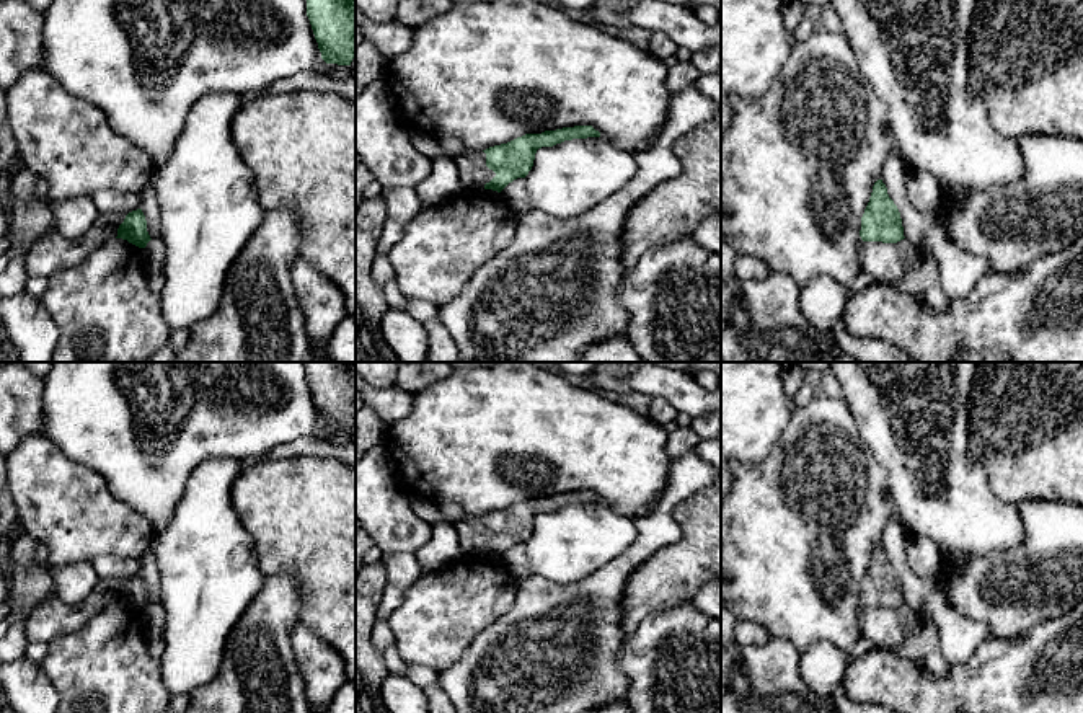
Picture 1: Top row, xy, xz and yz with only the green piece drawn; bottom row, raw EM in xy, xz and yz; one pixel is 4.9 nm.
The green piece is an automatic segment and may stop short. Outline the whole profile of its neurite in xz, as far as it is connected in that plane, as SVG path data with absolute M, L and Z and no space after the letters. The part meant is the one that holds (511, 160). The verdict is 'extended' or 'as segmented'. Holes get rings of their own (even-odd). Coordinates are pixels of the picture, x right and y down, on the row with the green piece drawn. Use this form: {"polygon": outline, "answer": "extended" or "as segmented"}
{"polygon": "M574 126L525 134L486 150L463 150L453 162L463 188L484 188L501 193L514 179L528 175L538 148L587 137L600 137L600 132L592 126Z", "answer": "extended"}

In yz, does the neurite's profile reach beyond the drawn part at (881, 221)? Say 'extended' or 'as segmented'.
as segmented

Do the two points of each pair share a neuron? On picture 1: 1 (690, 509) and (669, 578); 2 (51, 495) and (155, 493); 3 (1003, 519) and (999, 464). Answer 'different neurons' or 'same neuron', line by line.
1: same neuron
2: different neurons
3: different neurons

